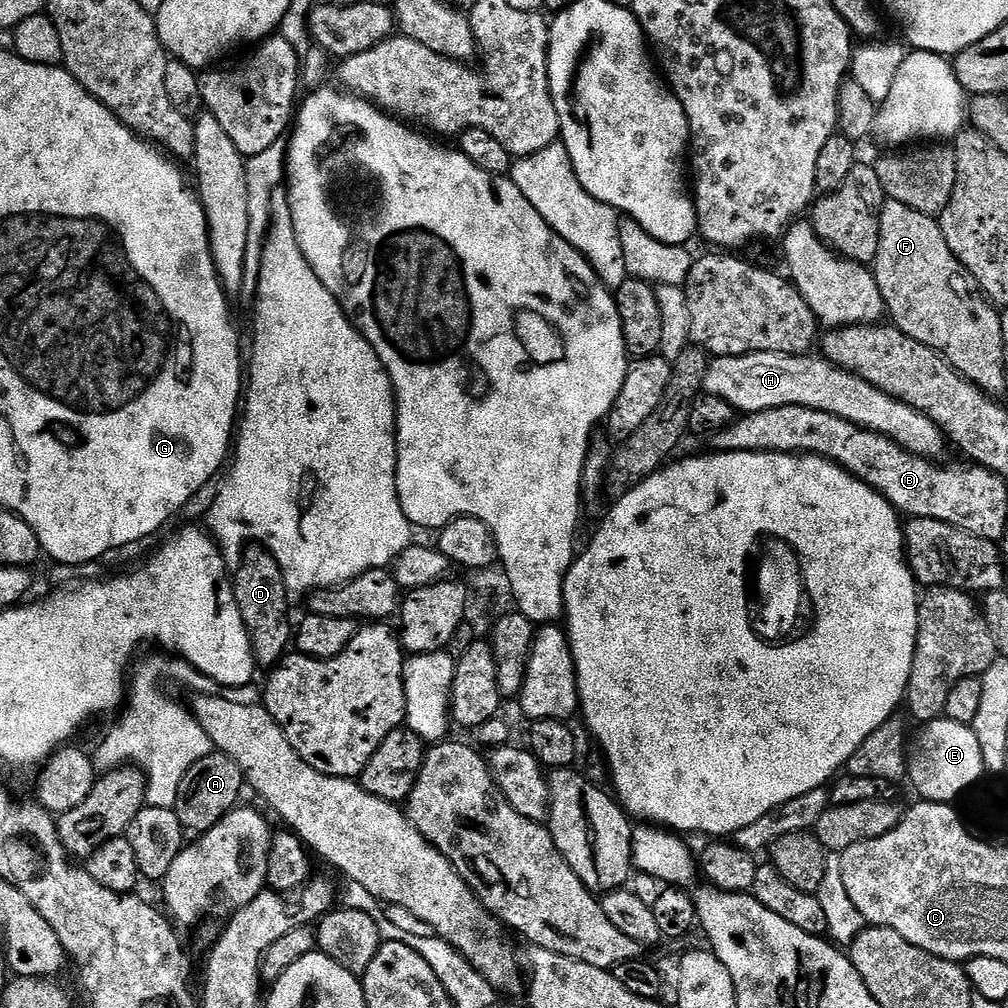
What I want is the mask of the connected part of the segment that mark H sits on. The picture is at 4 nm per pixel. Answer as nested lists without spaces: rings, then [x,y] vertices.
[[[751,352],[745,356],[718,356],[708,365],[703,391],[714,394],[718,398],[726,398],[726,402],[730,402],[732,408],[744,414],[758,410],[774,410],[774,406],[810,406],[810,410],[822,410],[826,414],[834,414],[838,418],[846,418],[860,428],[895,440],[898,446],[902,446],[913,456],[940,458],[943,457],[940,455],[944,452],[944,444],[946,445],[944,433],[933,420],[926,418],[926,414],[914,410],[910,406],[906,406],[906,402],[878,390],[878,386],[870,386],[870,382],[863,381],[855,372],[850,372],[846,368],[838,368],[828,359],[816,354],[791,356],[781,352]]]

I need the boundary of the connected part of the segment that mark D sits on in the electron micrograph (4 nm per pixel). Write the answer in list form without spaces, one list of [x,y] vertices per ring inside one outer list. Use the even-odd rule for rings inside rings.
[[[248,546],[240,557],[240,567],[235,569],[232,589],[238,602],[238,610],[242,614],[242,622],[246,626],[248,636],[252,639],[252,653],[261,669],[271,670],[284,659],[294,640],[294,620],[288,617],[288,599],[290,593],[286,586],[286,578],[278,566],[278,562],[263,546]]]

